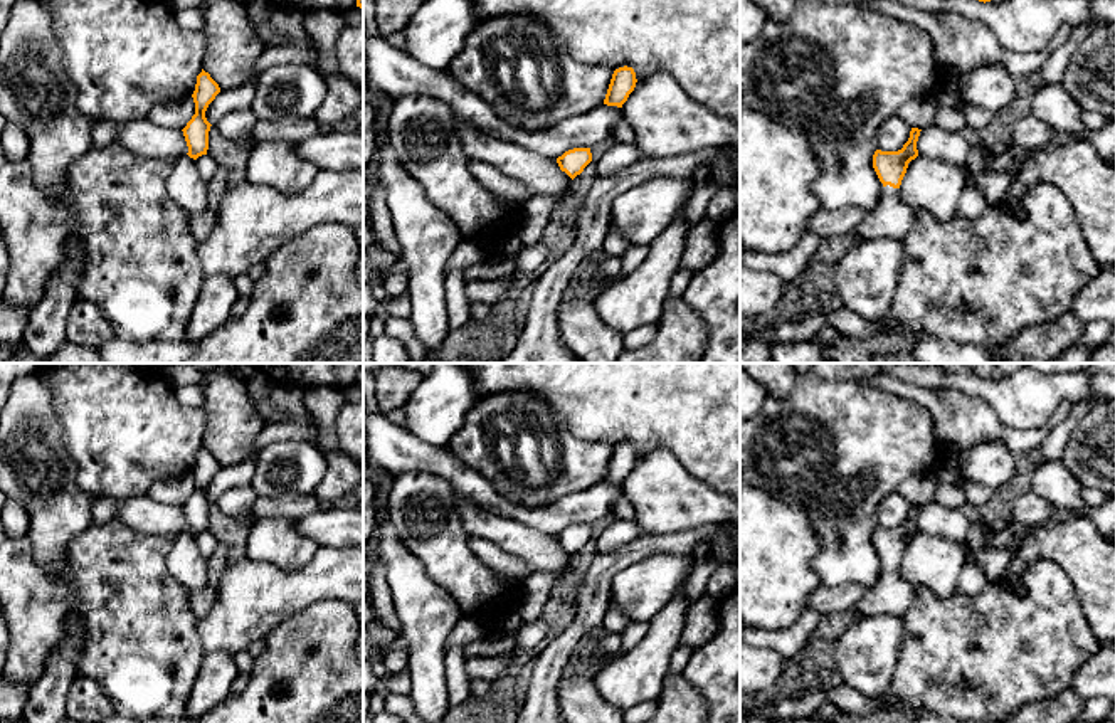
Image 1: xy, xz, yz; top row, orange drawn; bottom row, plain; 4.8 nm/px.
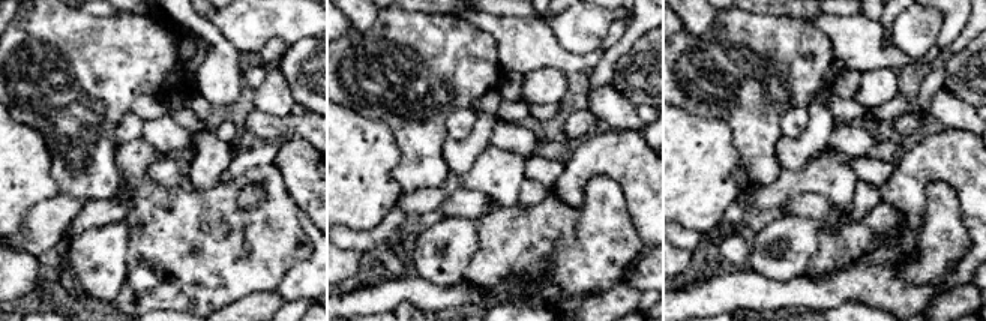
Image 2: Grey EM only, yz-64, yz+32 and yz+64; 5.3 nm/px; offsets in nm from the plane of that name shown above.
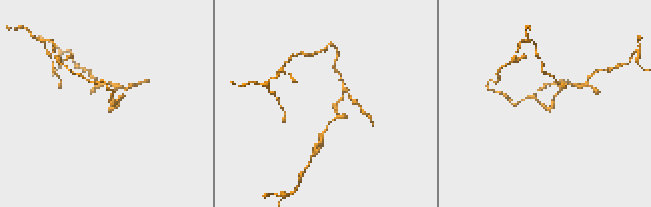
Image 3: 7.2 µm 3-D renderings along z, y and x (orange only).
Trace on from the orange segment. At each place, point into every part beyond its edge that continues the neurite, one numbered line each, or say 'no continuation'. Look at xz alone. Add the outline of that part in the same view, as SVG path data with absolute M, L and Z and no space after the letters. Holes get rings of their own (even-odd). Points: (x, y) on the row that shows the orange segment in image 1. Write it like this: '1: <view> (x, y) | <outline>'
no continuation

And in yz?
1: yz (892, 219) | M886 185L873 212L853 230L861 240L898 239L910 232L915 210L900 200L898 188Z

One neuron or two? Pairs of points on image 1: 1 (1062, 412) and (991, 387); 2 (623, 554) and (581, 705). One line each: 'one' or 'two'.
1: two
2: two

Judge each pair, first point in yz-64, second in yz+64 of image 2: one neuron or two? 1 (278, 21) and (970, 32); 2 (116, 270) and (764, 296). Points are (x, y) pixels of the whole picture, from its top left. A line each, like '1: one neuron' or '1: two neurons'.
1: two neurons
2: two neurons

